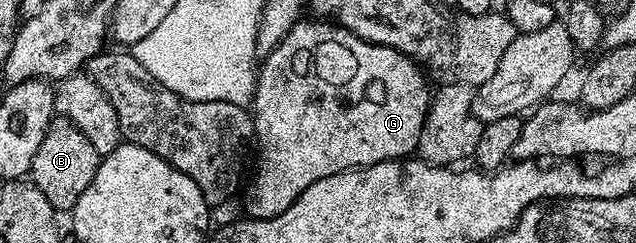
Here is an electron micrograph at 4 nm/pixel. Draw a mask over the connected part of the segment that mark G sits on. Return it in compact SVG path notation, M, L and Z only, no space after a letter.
M298 20L287 32L287 36L282 40L271 53L264 55L259 66L257 75L257 89L253 92L251 103L251 113L253 115L253 128L255 131L255 150L257 146L257 171L253 174L253 179L244 187L245 190L245 211L250 218L274 218L282 214L315 180L323 180L323 176L335 176L344 170L360 170L363 166L379 164L380 162L391 162L404 159L412 155L417 150L417 145L423 132L425 117L429 115L431 109L431 89L422 67L418 66L413 59L400 54L398 50L392 50L390 46L375 46L372 42L364 42L359 36L355 36L351 31L344 30L329 20L312 20L305 22Z

